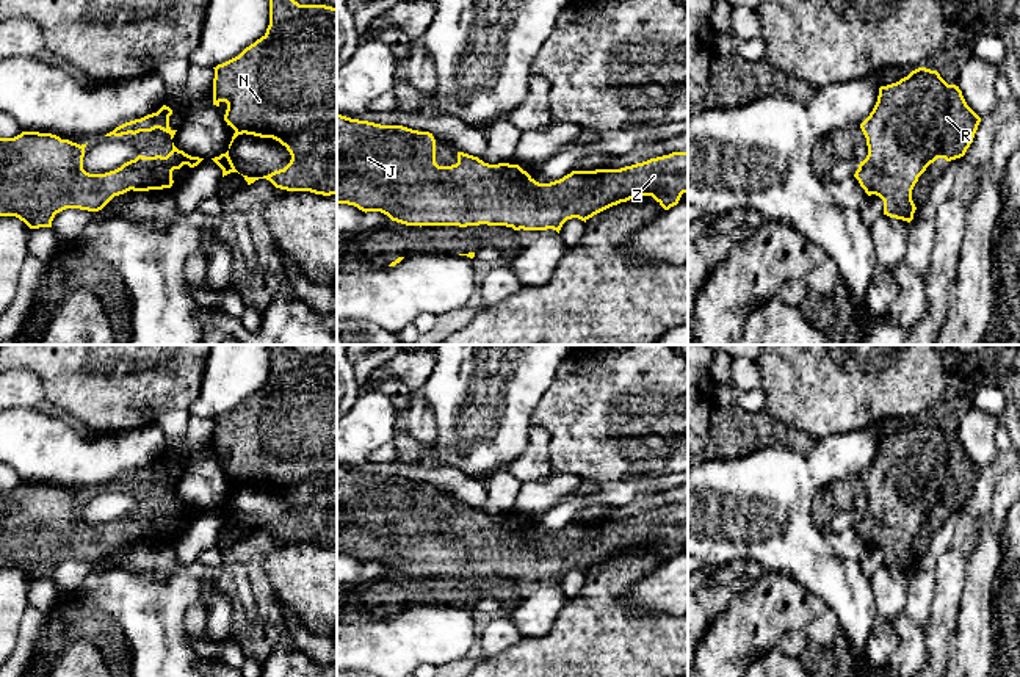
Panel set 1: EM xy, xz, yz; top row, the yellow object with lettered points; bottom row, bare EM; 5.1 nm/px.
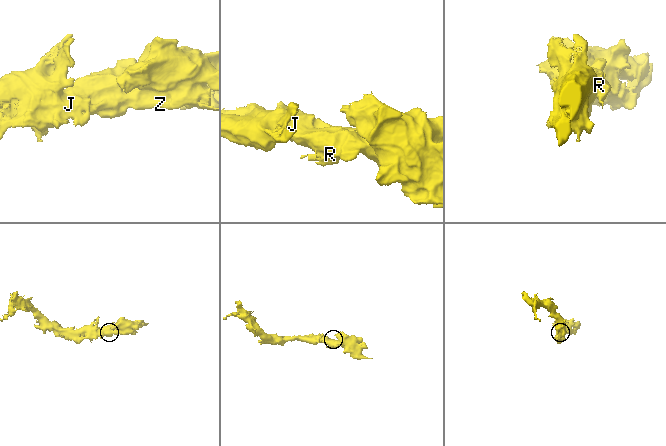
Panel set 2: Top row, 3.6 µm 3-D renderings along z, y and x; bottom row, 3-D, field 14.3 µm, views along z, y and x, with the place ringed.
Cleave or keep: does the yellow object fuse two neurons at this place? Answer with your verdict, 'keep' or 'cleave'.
keep

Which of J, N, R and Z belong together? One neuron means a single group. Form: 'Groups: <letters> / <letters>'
Groups: J N R Z

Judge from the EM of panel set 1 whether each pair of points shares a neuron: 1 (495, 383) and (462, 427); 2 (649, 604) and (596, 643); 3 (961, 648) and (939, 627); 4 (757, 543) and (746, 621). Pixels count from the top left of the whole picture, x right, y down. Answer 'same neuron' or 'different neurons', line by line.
1: same neuron
2: different neurons
3: different neurons
4: different neurons

